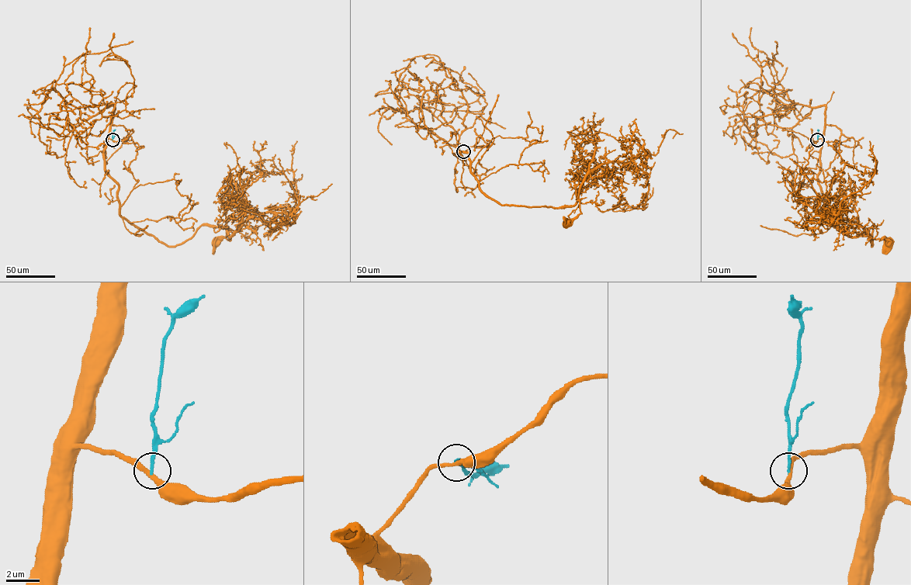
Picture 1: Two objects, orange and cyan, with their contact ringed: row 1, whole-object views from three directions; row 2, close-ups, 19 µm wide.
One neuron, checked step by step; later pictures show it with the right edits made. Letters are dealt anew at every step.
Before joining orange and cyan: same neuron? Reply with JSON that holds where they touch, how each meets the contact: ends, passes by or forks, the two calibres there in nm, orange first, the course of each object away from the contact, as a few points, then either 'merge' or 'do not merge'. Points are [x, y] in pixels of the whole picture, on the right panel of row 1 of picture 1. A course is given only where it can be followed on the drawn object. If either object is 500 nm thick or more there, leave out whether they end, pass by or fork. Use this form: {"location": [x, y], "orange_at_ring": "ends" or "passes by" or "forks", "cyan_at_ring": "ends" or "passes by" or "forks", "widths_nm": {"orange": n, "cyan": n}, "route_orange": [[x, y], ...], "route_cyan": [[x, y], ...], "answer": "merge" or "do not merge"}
{"location": [817, 140], "orange_at_ring": "passes by", "cyan_at_ring": "ends", "widths_nm": {"orange": 260, "cyan": 170}, "route_orange": [[817, 140], [822, 140], [818, 178], [823, 200], [871, 235], [871, 246], [873, 225], [860, 235], [888, 243]], "route_cyan": [[817, 140], [817, 129]], "answer": "do not merge"}

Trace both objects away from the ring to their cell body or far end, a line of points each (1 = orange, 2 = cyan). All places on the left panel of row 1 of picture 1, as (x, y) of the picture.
1: (112, 140), (104, 169), (118, 185), (120, 215), (168, 246), (202, 225), (225, 227), (230, 240), (216, 243)
2: (112, 140), (115, 129)

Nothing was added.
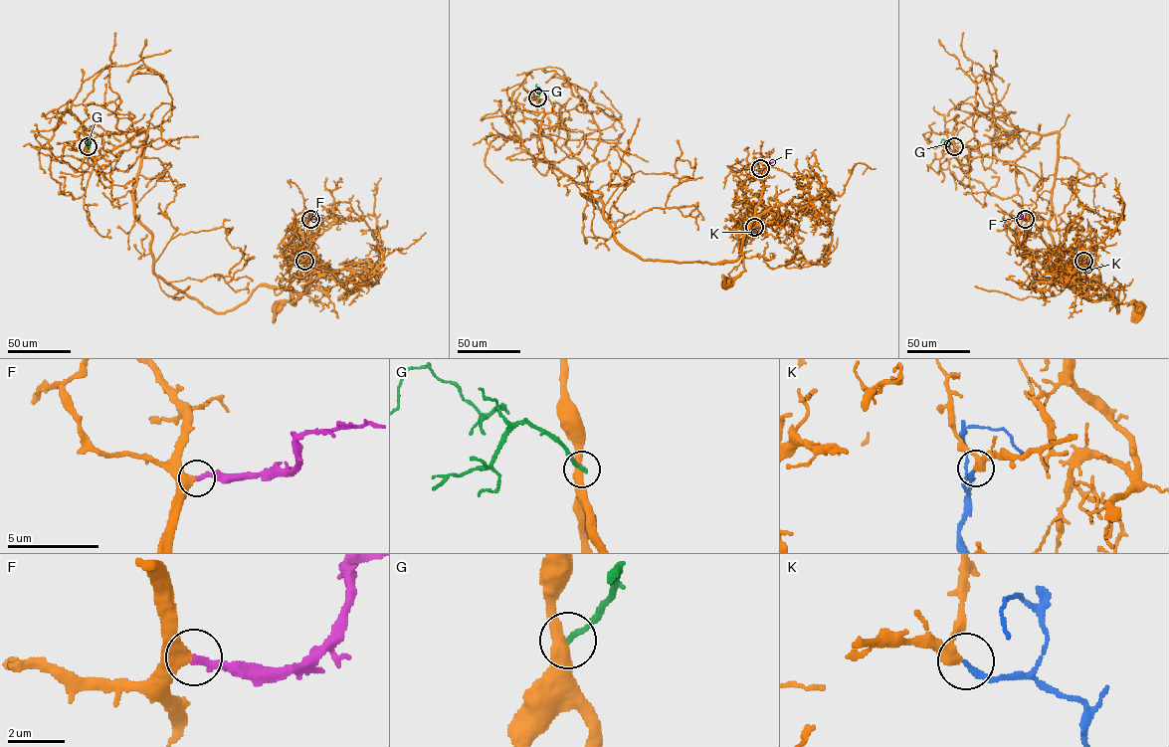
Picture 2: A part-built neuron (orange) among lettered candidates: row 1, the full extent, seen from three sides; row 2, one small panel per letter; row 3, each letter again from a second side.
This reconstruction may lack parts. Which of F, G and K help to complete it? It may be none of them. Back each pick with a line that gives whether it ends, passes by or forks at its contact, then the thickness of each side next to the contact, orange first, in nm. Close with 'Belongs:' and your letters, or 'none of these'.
F: it ends | 420/260 nm
K: it ends | 320/200 nm
Belongs: F, K

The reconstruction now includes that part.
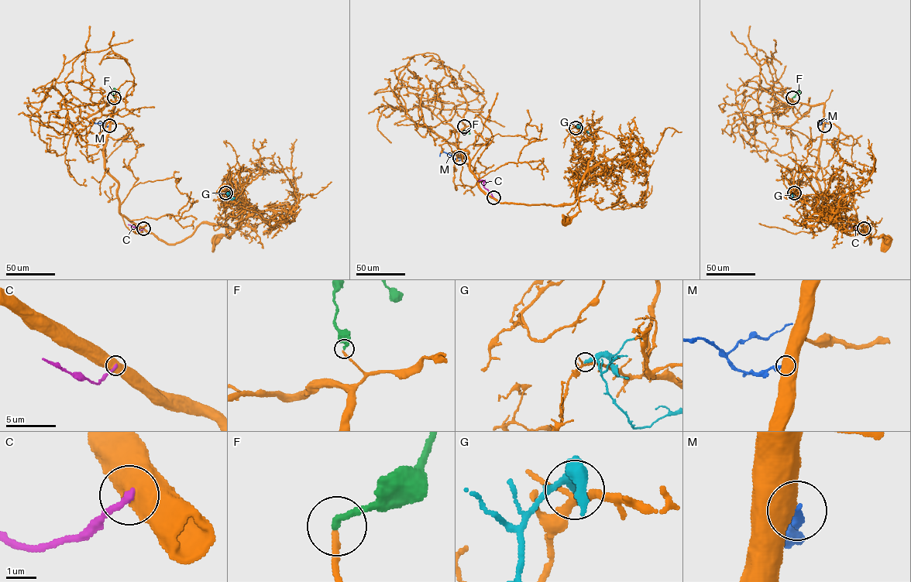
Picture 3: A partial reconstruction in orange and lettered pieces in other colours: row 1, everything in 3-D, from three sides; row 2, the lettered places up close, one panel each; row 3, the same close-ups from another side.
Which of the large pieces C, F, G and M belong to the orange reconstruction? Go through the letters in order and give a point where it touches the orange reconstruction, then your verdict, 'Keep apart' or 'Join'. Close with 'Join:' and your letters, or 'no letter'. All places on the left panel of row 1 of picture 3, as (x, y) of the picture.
C: Touches orange at (143, 228). Keep apart
F: Touches orange at (114, 97). Join
G: Touches orange at (225, 193). Keep apart
M: Touches orange at (109, 125). Keep apart
Join: F

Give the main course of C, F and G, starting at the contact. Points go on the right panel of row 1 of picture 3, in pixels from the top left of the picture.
C: (864, 229), (860, 231), (847, 227), (847, 224)
F: (792, 97), (799, 88), (800, 93)
G: (794, 193), (793, 199), (797, 197), (800, 202)

